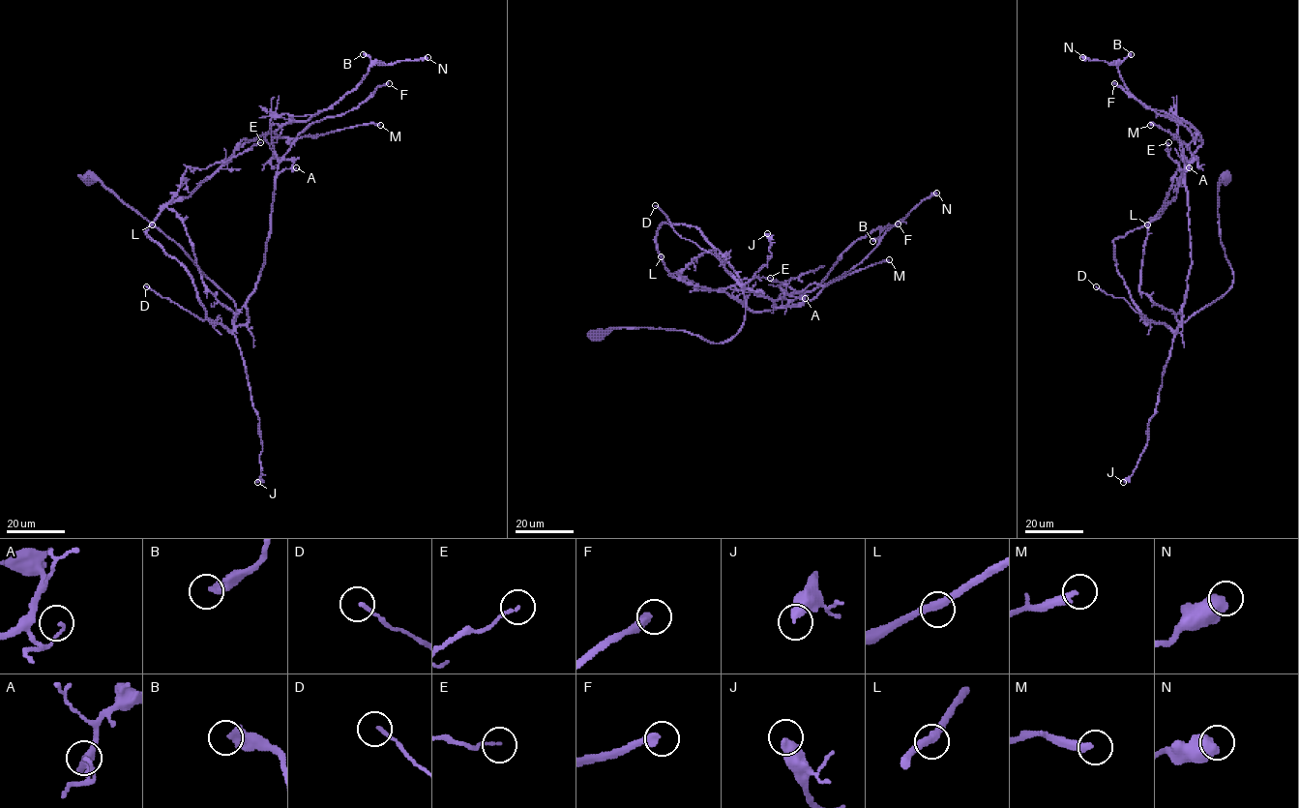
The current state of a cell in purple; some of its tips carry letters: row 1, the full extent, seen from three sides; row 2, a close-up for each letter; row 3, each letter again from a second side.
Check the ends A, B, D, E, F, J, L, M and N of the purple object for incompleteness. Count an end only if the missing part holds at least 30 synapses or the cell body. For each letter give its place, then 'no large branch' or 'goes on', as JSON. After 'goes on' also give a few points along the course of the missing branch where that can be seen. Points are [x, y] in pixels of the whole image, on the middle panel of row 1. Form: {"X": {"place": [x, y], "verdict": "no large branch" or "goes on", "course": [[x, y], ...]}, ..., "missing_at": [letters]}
{"A": {"place": [805, 298], "verdict": "no large branch"}, "B": {"place": [872, 241], "verdict": "no large branch"}, "D": {"place": [655, 205], "verdict": "no large branch"}, "E": {"place": [770, 278], "verdict": "no large branch"}, "F": {"place": [898, 224], "verdict": "goes on", "course": [[898, 224], [913, 193], [935, 175], [953, 186], [977, 187]]}, "J": {"place": [767, 233], "verdict": "no large branch"}, "L": {"place": [661, 256], "verdict": "no large branch"}, "M": {"place": [889, 259], "verdict": "no large branch"}, "N": {"place": [936, 193], "verdict": "no large branch"}, "missing_at": ["F"]}

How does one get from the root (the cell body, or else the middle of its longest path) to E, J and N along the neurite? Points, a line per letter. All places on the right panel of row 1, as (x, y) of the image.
E: (1223, 176), (1220, 235), (1233, 283), (1180, 322), (1139, 290), (1148, 224), (1181, 168), (1168, 156), (1168, 142)
J: (1223, 176), (1218, 192), (1220, 235), (1233, 283), (1178, 327), (1147, 425), (1147, 445), (1123, 482)
N: (1223, 176), (1220, 235), (1233, 283), (1178, 325), (1191, 266), (1182, 120), (1141, 104), (1117, 63), (1082, 57)

